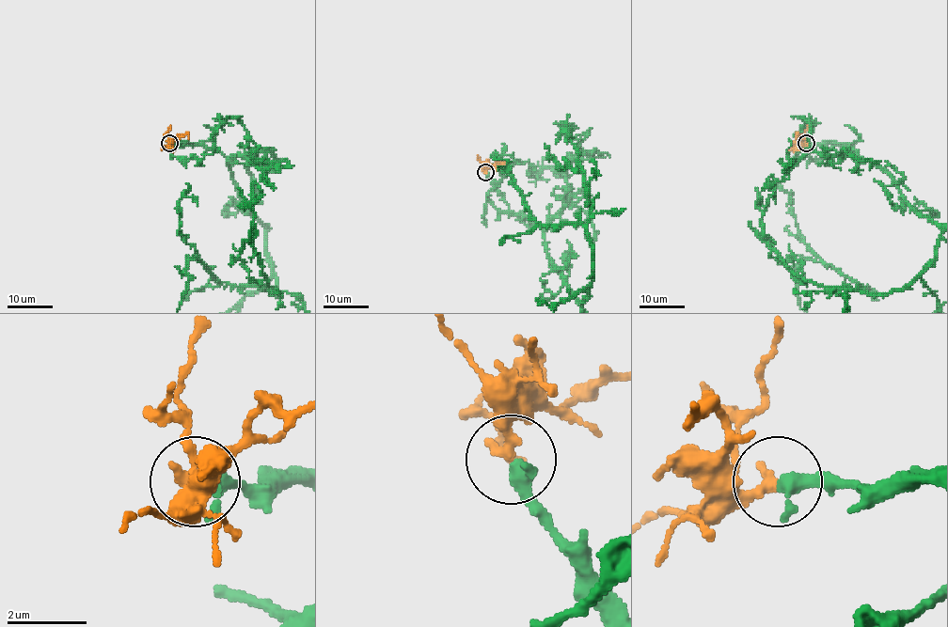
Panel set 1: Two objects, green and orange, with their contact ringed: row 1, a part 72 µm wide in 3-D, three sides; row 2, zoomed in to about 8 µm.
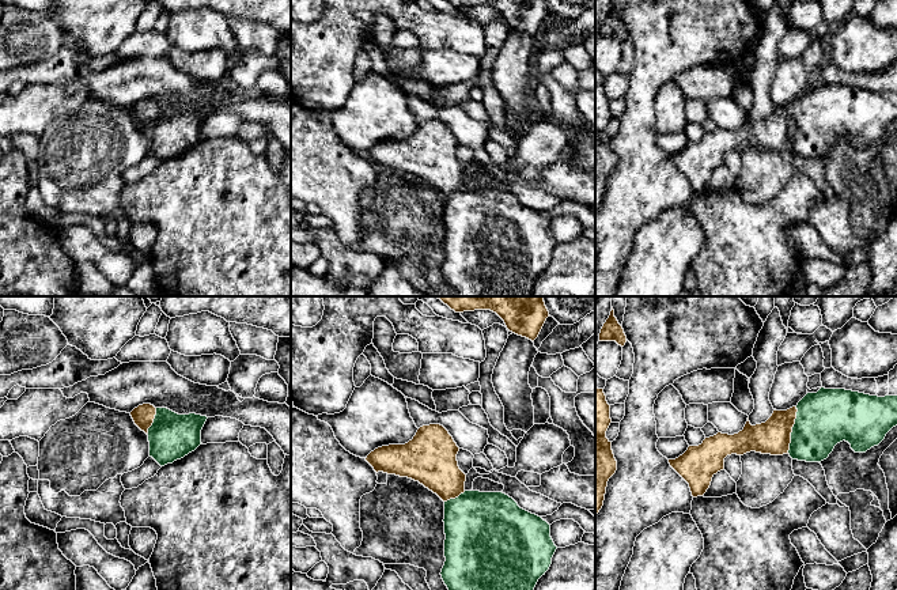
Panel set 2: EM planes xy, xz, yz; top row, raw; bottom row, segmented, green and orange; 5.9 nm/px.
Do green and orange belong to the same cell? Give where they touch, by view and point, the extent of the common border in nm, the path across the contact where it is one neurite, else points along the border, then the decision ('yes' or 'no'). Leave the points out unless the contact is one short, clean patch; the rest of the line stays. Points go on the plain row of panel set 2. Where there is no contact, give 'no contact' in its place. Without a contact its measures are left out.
contact yz (793, 125); length 280 nm; way yz (829, 112), (810, 125), (793, 125), (774, 132); yes

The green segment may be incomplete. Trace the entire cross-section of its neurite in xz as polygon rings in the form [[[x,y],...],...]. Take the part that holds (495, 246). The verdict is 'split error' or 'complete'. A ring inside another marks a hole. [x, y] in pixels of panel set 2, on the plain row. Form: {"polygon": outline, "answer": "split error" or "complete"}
{"polygon": [[[440,120],[423,121],[405,140],[382,141],[371,147],[366,156],[374,166],[419,177],[444,197],[444,261],[442,275],[455,296],[533,296],[533,285],[545,271],[557,245],[550,232],[550,220],[531,209],[503,188],[466,186],[466,170],[459,164],[459,143]]], "answer": "split error"}

